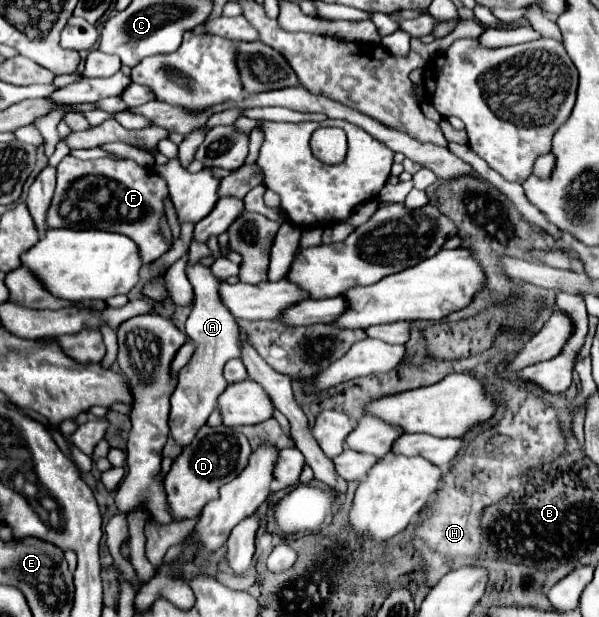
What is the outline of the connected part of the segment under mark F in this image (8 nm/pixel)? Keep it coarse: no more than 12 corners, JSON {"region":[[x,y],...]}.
{"region":[[126,158],[58,164],[48,228],[132,238],[142,262],[166,182]]}

